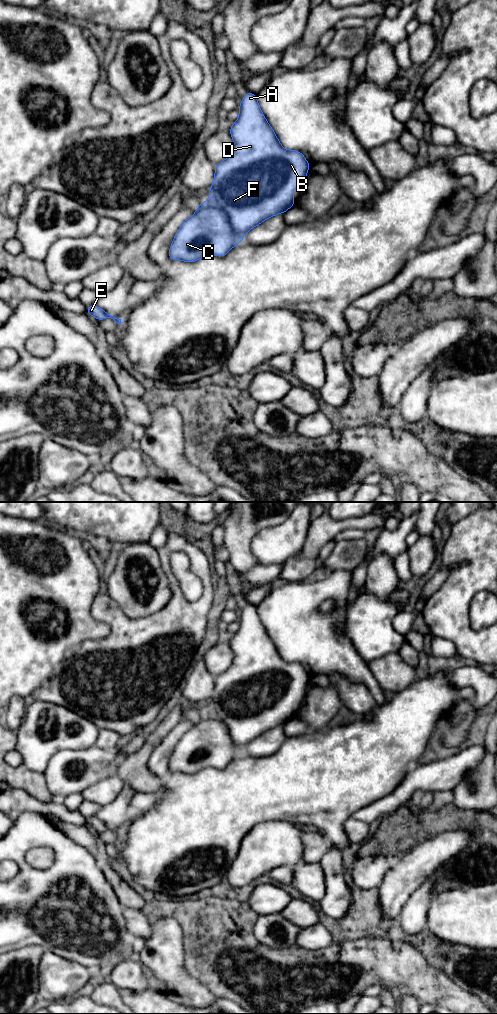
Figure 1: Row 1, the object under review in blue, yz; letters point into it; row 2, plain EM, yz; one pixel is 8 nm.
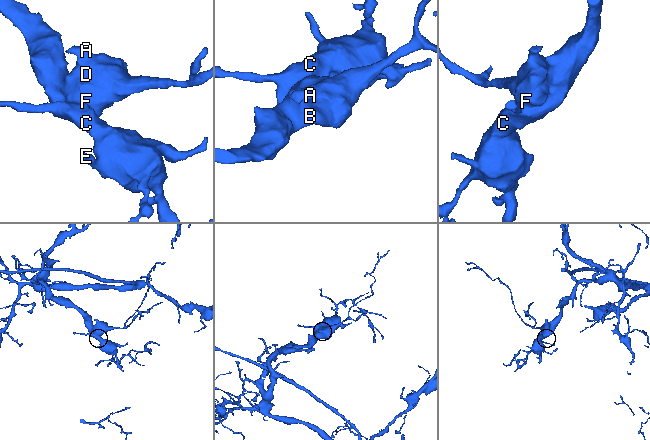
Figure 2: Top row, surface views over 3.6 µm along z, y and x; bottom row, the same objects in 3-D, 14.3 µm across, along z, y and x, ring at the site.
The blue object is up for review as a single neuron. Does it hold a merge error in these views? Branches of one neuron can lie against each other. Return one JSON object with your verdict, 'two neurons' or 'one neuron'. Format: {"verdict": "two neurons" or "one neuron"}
{"verdict": "one neuron"}

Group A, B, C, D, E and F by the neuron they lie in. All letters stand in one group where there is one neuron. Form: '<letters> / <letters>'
A B C D E F

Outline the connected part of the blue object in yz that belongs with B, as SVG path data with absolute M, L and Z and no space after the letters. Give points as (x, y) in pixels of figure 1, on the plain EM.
M248 604L238 619L239 630L229 641L234 653L230 667L215 677L215 688L208 705L209 712L201 714L193 728L186 731L174 748L169 760L169 771L195 774L207 767L225 768L234 758L243 754L243 748L274 727L285 725L294 718L293 699L302 700L310 676L297 662L286 662L280 656L275 644L267 634L258 616L256 606Z

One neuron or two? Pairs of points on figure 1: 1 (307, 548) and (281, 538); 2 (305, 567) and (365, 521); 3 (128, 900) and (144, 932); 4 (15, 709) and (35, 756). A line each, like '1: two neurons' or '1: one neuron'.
1: two neurons
2: one neuron
3: two neurons
4: two neurons

